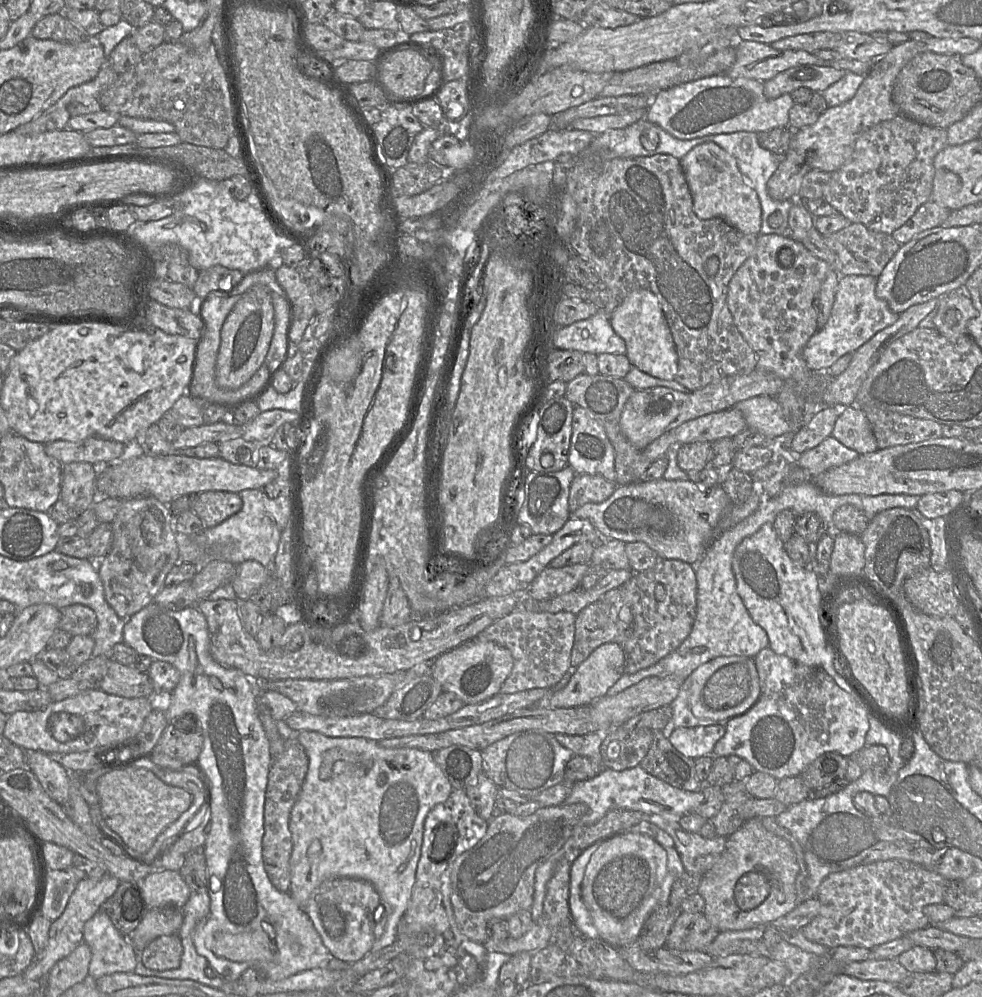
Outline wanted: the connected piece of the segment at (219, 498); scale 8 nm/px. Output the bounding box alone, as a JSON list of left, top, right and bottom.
[192,491,242,528]

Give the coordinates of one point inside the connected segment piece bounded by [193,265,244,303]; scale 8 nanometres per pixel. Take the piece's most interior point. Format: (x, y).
(217, 277)

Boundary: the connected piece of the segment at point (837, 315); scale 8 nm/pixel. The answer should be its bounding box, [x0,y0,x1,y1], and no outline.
[802,275,899,372]

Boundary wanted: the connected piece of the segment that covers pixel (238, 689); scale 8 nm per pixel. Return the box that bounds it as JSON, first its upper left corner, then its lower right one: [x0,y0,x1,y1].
[123,602,331,981]

